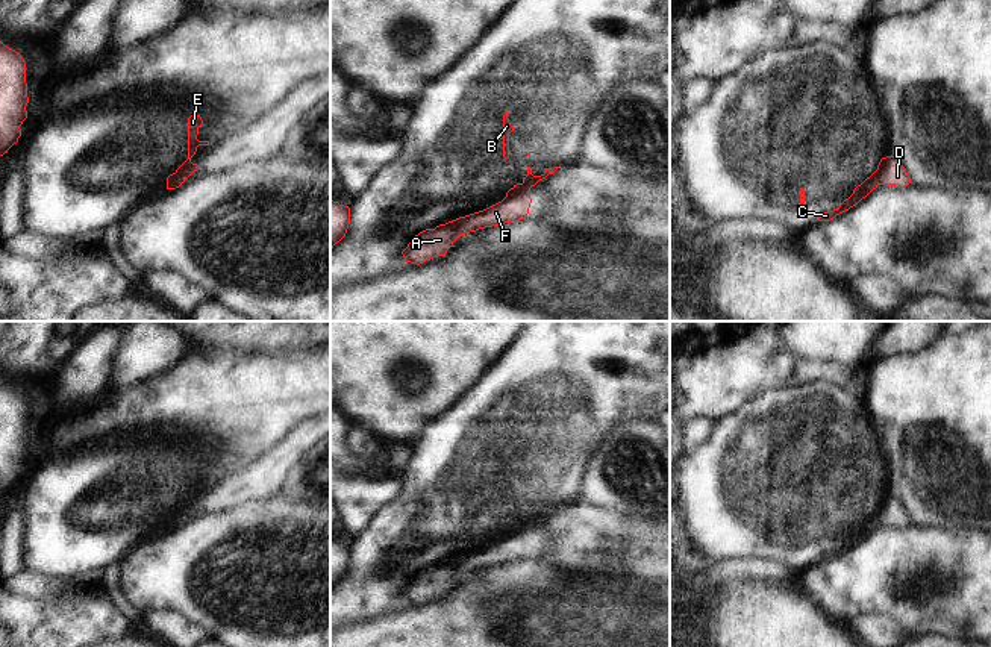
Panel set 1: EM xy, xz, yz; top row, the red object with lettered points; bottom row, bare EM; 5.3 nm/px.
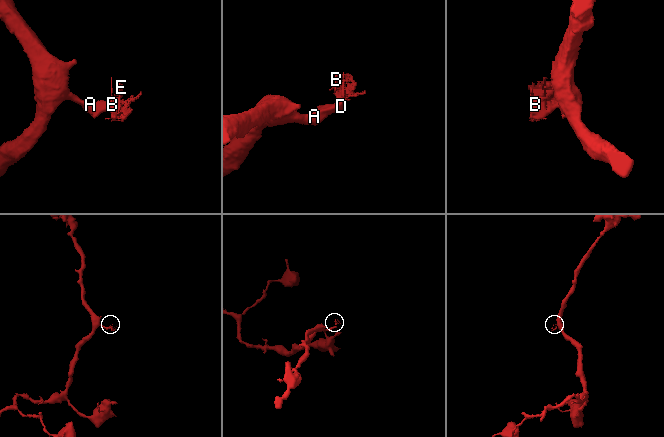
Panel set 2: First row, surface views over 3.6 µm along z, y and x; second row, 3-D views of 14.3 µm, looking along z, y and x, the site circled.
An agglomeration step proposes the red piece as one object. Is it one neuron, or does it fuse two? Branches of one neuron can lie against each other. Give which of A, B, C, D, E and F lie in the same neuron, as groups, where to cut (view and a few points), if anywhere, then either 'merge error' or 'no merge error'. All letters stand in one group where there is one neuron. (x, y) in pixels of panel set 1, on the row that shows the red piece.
A D F / B C E; cut in yz along (887, 158), (878, 173), (878, 184); merge error

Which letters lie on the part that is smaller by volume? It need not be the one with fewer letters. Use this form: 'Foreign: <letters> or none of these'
Foreign: B, C, E

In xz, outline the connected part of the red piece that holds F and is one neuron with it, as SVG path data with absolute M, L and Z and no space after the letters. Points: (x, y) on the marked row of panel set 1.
M518 189L515 194L506 195L502 202L483 211L459 217L435 229L426 229L415 235L402 252L405 262L420 265L433 258L445 256L447 250L461 235L524 220L530 203L530 191Z

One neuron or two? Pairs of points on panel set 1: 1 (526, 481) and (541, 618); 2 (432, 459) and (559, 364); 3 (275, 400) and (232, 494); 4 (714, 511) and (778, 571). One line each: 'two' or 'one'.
1: two
2: one
3: one
4: two

